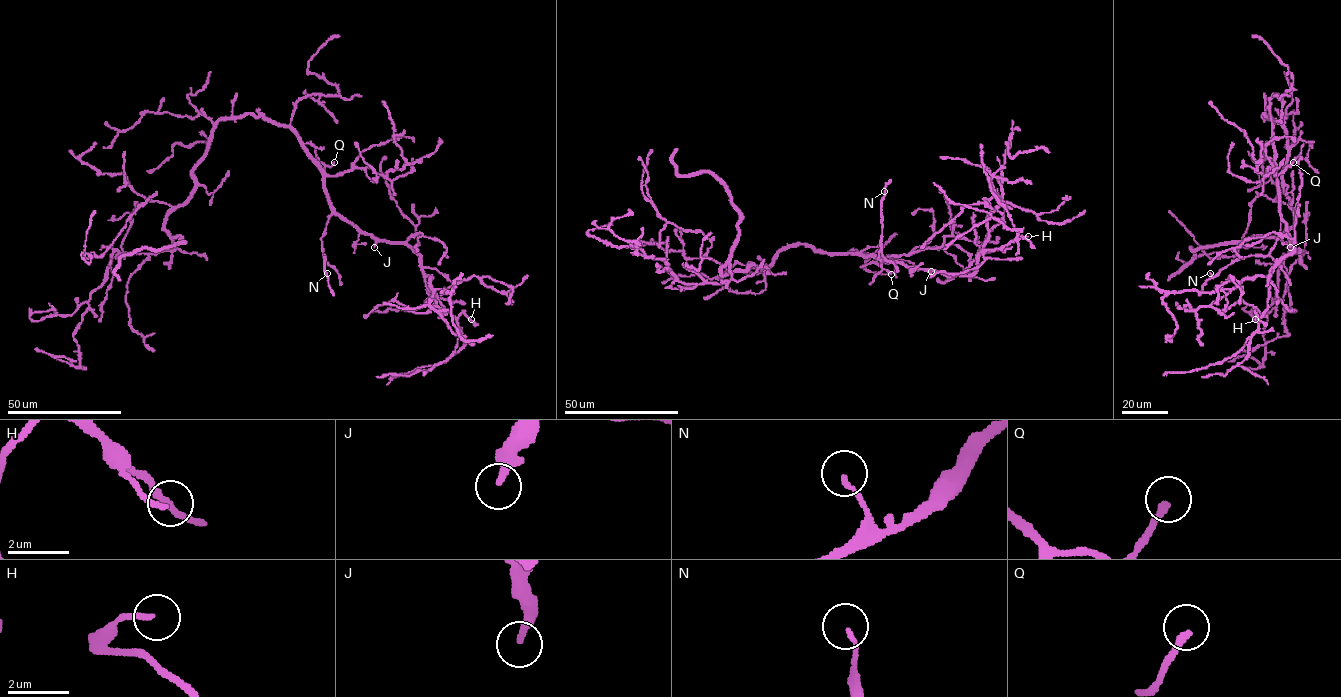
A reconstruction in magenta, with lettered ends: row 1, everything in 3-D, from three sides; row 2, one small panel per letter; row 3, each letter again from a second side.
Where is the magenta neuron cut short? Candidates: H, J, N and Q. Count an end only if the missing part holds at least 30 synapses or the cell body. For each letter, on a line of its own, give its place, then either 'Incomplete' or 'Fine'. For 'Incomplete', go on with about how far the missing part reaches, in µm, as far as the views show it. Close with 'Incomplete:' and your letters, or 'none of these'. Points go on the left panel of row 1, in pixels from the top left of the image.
H: Place: (471, 319). Fine
J: Place: (374, 247). Fine
N: Place: (327, 273). Fine
Q: Place: (334, 162). Fine
Incomplete: none of these

